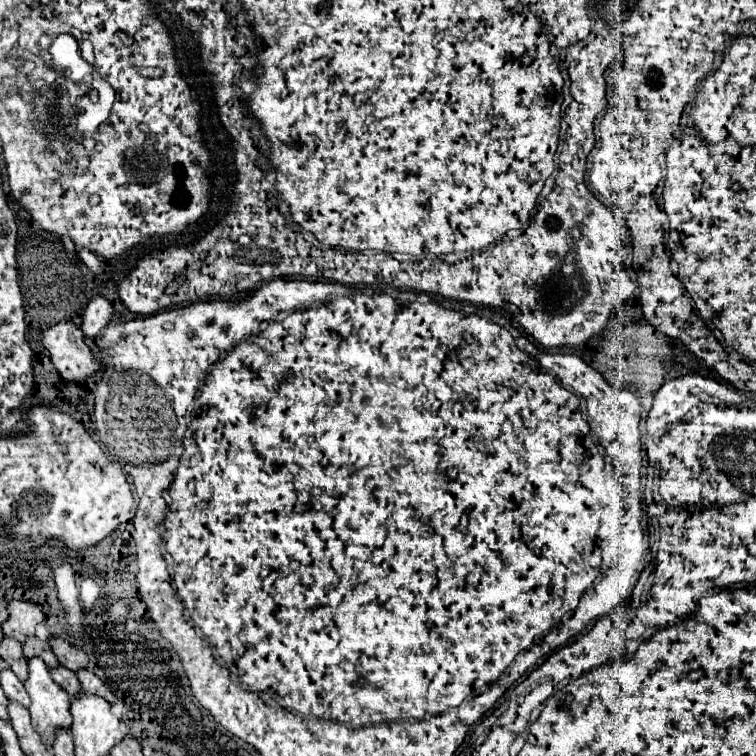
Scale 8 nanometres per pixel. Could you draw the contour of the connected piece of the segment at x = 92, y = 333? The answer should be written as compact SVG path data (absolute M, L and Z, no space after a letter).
M93 296L83 312L83 322L81 322L81 330L87 338L95 338L101 328L105 328L109 324L109 318L113 314L113 306L109 304L109 300L105 300L103 296Z

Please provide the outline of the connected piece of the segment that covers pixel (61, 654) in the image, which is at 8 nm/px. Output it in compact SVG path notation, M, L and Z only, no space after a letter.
M55 638L55 640L51 642L51 648L53 648L55 656L59 658L61 666L65 666L65 668L69 668L69 670L73 670L73 672L77 672L77 670L81 670L81 668L89 668L89 656L87 656L83 650L71 646L67 640Z

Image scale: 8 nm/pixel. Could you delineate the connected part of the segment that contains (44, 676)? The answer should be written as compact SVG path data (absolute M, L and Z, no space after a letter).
M41 658L29 660L29 678L25 682L25 688L31 696L29 712L33 728L41 736L43 744L51 748L55 732L59 728L67 730L73 724L69 712L69 694L59 684L53 684L49 668Z

